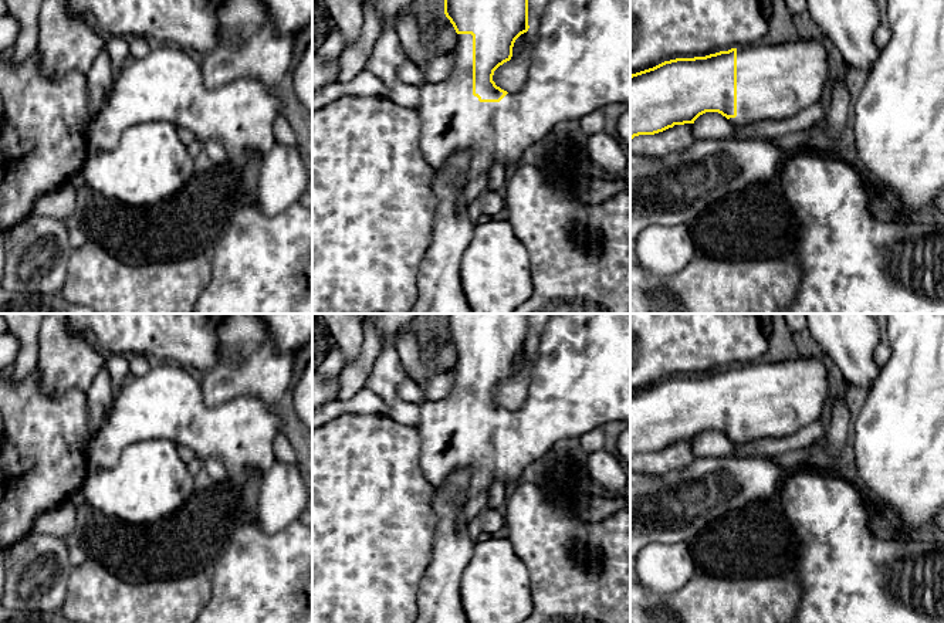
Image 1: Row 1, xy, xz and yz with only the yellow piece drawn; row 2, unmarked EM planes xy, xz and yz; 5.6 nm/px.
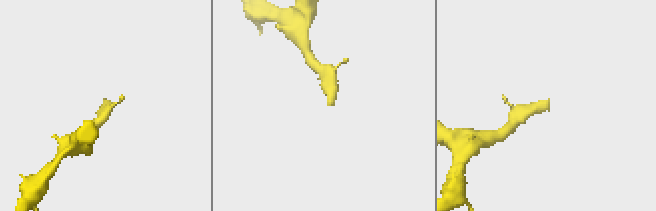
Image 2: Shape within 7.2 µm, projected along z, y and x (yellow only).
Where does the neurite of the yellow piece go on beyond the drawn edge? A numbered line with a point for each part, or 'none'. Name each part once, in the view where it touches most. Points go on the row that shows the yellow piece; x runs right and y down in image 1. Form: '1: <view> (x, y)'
1: xz (579, 51)

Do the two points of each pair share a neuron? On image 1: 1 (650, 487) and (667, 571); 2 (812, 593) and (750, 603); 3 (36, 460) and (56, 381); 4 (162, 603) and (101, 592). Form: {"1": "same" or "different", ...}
{"1": "different", "2": "different", "3": "different", "4": "same"}

